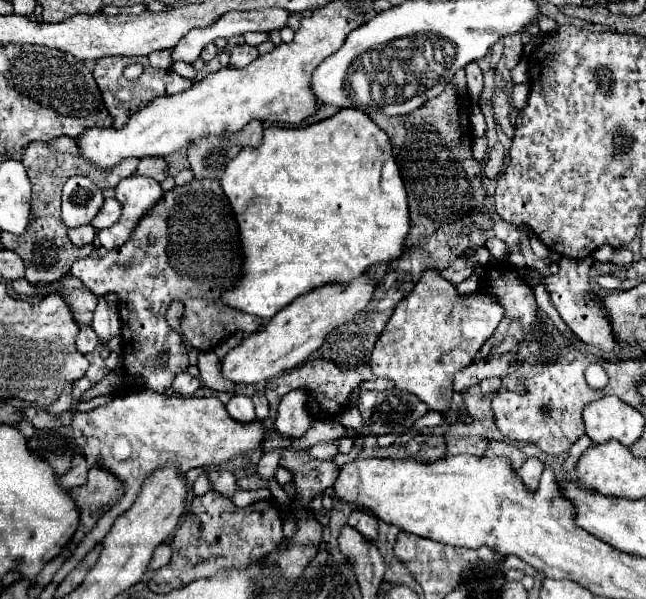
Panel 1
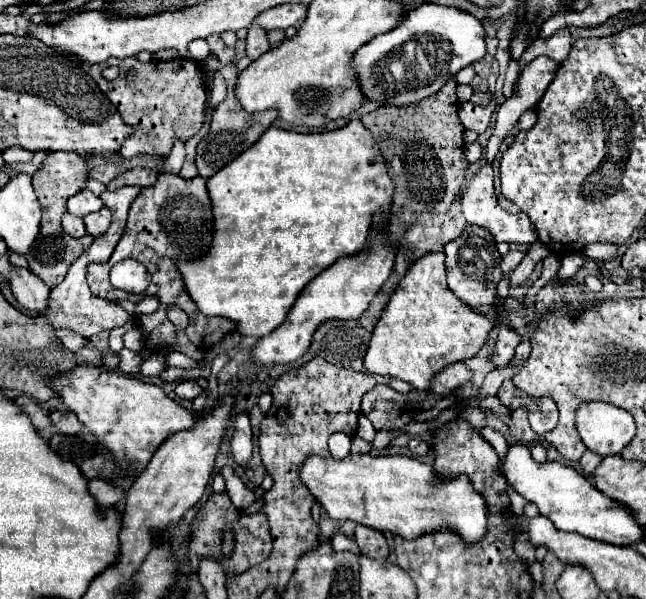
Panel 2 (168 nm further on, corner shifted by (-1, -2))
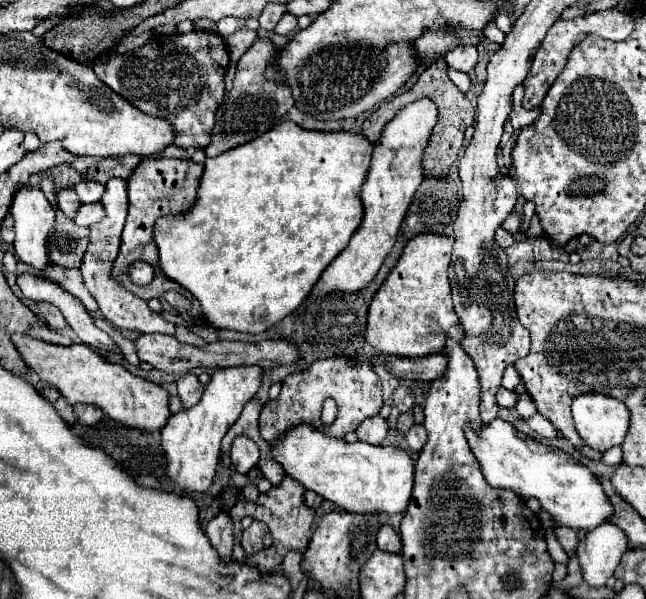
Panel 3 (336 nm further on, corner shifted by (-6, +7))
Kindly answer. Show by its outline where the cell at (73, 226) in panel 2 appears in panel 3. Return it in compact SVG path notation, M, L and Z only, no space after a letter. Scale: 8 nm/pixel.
M61 188L57 192L57 206L69 220L73 220L77 216L77 208L81 206L81 202L73 188Z

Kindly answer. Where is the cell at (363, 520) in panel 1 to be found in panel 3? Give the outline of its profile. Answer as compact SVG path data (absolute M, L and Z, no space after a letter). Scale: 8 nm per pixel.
M381 526L377 532L377 548L383 552L401 552L401 540L391 526Z

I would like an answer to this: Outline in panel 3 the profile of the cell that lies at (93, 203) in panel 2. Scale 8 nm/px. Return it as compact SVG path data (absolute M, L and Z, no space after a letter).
M83 180L75 186L75 192L81 202L99 202L105 192L105 186L99 182L93 182L93 180Z

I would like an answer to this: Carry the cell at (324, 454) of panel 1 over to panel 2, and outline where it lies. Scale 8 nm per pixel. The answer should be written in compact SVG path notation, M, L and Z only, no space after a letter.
M334 433L328 439L328 447L330 447L330 455L336 459L342 459L350 453L350 437L344 433Z

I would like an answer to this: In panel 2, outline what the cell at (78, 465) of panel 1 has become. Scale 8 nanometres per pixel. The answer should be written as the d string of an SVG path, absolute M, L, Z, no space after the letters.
M92 479L90 481L90 491L92 491L92 495L96 497L96 501L102 509L114 507L118 501L124 499L124 489L122 487L106 483L102 479Z

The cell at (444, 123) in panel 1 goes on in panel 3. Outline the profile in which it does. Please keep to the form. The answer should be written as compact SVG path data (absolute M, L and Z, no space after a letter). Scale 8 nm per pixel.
M439 58L433 66L429 66L421 76L419 80L415 82L415 86L401 94L401 96L395 96L393 100L389 102L383 102L385 106L385 120L391 120L395 118L395 114L401 110L401 102L413 102L413 100L419 100L419 98L431 98L437 106L437 112L439 112L439 118L437 118L437 124L433 126L433 132L431 132L431 138L429 138L429 144L423 152L423 176L425 178L445 178L451 170L451 164L455 160L459 160L459 154L463 152L465 148L465 140L463 140L463 132L467 126L473 124L475 120L475 108L471 106L471 102L467 100L467 96L451 82L451 78L447 76L447 62L443 58Z

